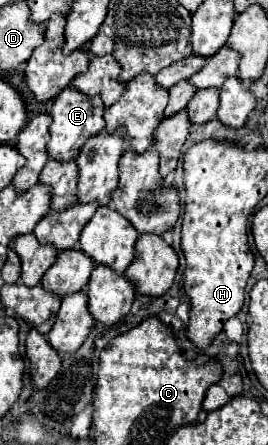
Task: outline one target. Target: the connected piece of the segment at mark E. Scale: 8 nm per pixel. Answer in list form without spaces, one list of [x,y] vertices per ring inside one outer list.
[[[65,87],[65,91],[59,91],[59,95],[53,99],[53,109],[51,109],[51,117],[53,123],[49,127],[51,131],[51,139],[47,143],[47,151],[53,159],[71,159],[77,157],[79,149],[83,147],[83,143],[87,141],[87,137],[99,133],[105,127],[103,121],[103,101],[93,95],[83,95],[81,91],[75,91],[75,87]]]

